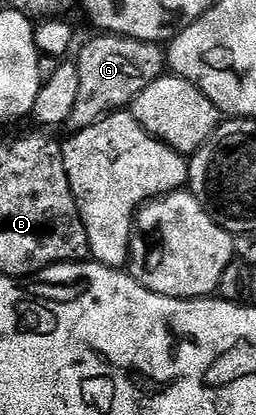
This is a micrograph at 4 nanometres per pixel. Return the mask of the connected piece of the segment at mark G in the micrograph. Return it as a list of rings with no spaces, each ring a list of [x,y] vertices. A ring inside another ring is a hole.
[[[98,34],[79,50],[76,63],[80,70],[80,95],[76,97],[76,110],[72,110],[68,121],[74,130],[92,126],[113,112],[129,109],[140,90],[152,86],[152,82],[167,71],[168,52],[162,44],[147,40],[141,41],[139,47],[128,36]]]

